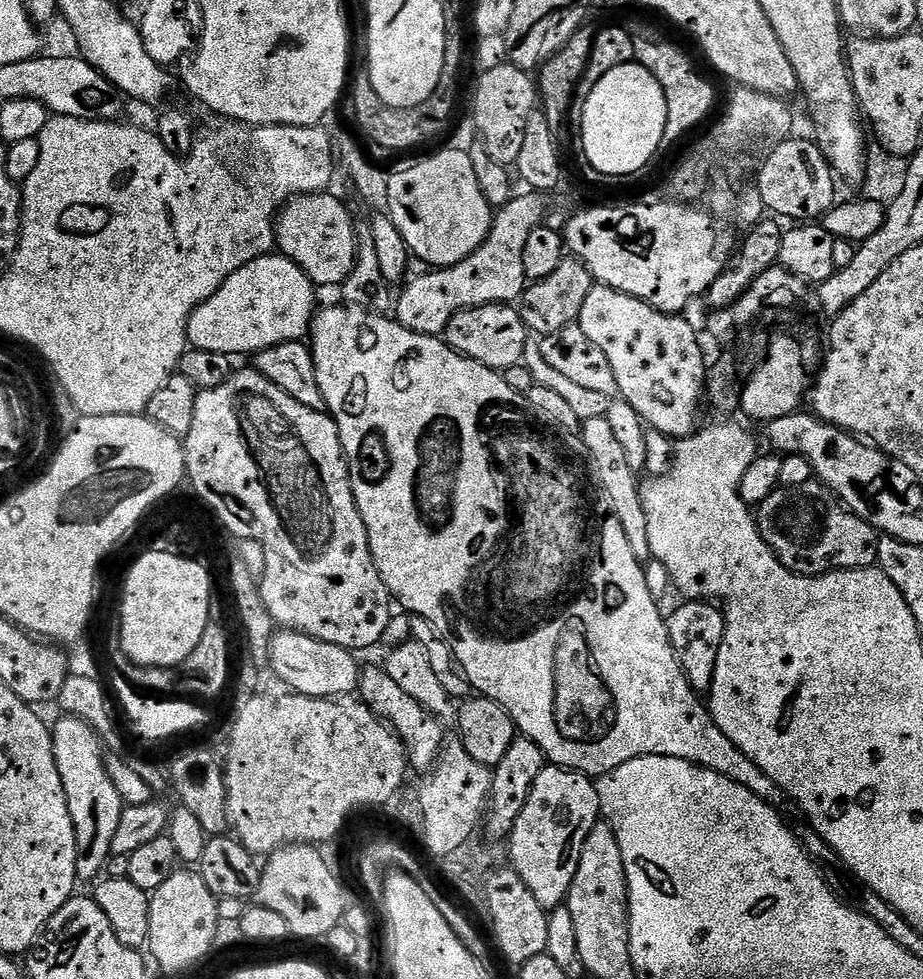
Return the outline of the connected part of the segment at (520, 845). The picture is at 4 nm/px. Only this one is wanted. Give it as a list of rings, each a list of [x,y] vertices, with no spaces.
[[[545,766],[542,774],[534,782],[530,790],[530,798],[518,818],[510,837],[512,844],[511,867],[530,886],[534,898],[544,909],[551,910],[561,907],[567,901],[568,891],[574,882],[574,874],[578,870],[580,851],[594,826],[601,819],[600,799],[596,793],[596,786],[591,776],[585,776],[582,772],[574,772],[571,768],[557,768]]]

